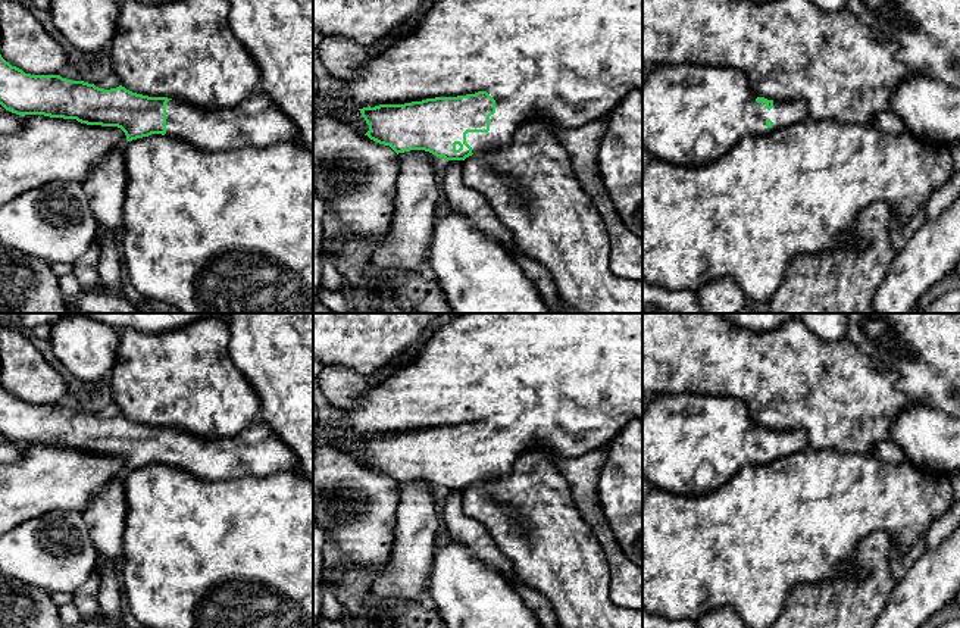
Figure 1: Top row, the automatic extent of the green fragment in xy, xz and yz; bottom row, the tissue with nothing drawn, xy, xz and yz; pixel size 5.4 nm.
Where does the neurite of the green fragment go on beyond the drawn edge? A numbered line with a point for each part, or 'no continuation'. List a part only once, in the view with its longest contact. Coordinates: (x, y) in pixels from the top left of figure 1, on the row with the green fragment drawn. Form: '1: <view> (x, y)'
1: xz (571, 62)

